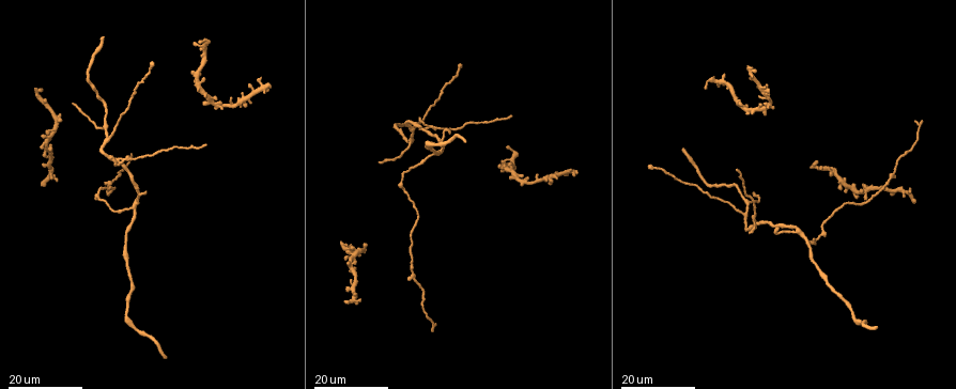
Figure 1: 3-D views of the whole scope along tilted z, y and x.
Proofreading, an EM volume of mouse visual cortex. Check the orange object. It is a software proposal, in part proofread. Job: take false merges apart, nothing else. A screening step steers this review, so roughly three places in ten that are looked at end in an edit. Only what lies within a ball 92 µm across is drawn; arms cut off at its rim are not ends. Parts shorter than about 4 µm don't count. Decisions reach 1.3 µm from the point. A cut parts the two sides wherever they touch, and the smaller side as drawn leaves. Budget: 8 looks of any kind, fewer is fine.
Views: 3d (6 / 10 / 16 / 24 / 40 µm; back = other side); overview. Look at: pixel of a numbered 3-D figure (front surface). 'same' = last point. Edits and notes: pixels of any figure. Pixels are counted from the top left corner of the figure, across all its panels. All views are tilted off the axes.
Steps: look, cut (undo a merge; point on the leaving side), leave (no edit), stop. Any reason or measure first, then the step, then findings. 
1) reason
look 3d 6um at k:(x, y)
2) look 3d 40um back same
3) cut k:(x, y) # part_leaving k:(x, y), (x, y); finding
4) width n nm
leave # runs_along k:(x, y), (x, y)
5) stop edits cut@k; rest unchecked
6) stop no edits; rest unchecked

three arms meet
look 3d 24um at 1:(105, 139)

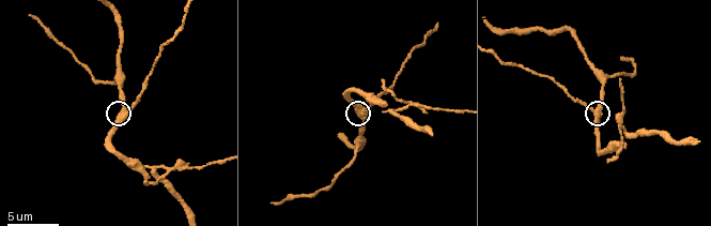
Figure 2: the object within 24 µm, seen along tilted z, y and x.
look 3d 10um at 2:(124, 114)

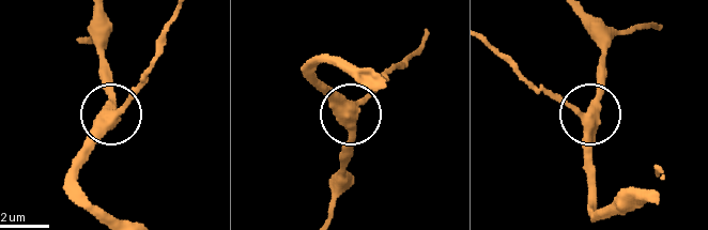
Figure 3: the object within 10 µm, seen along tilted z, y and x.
width 410 nm
leave # runs_along 3:(101, 212), (78, 184), (76, 159), (94, 128), (147, 81); all the same neuron

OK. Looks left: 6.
small branch off a trunk
look 3d 16um at 2:(153, 169)

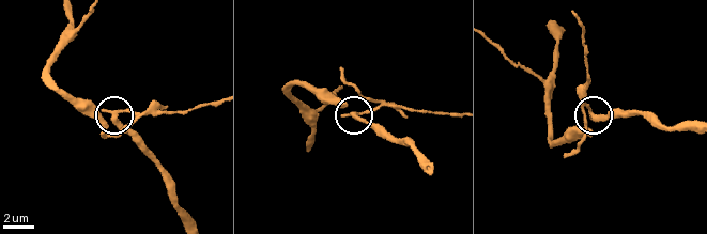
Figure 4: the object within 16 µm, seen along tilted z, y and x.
other side
look 3d 16um back at 4:(357, 113)

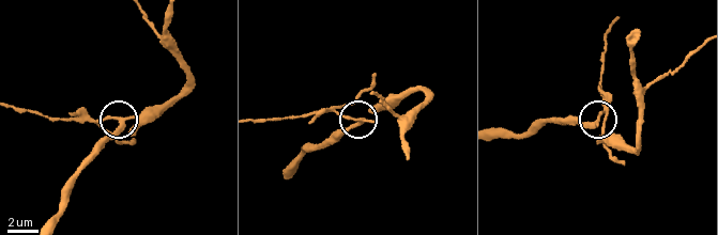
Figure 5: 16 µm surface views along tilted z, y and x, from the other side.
arms 3
cut 5:(98, 120) # part_leaving 5:(120, 118), (51, 121), (17, 112); two neurons meet here

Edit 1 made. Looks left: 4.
look overview

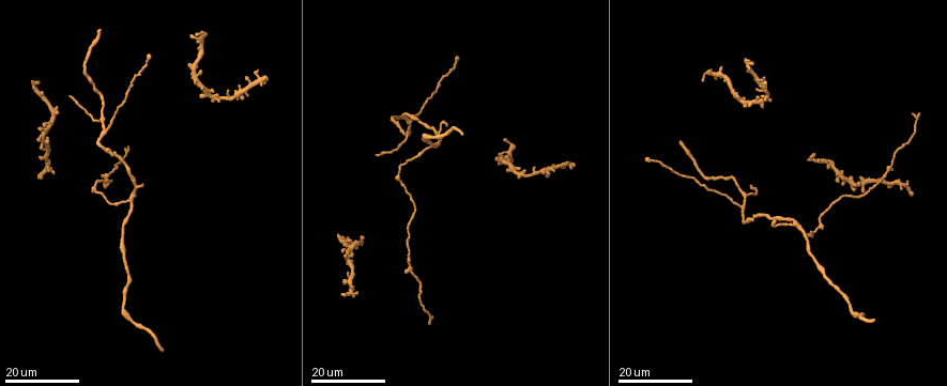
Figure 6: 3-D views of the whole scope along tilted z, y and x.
three arms meet
look 3d 24um at 6:(439, 141)

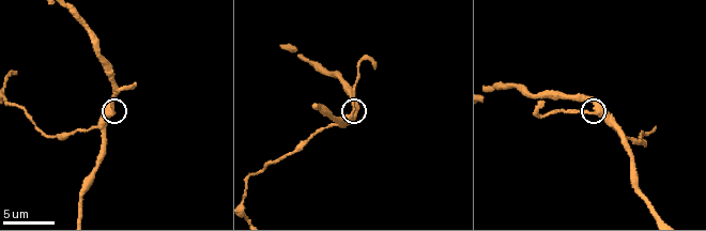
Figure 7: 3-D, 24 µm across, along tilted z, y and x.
look 3d 10um at 7:(352, 117)

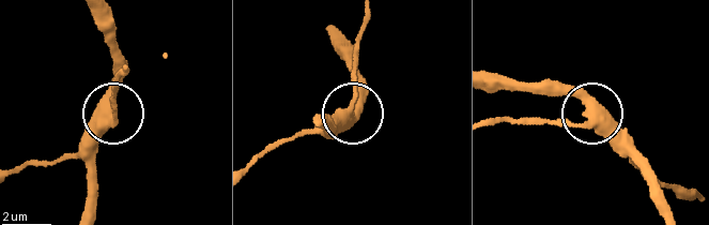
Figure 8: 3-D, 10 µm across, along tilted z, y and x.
width 370 nm
cut 8:(114, 103) # part_leaving 8:(110, 118), (117, 114), (116, 79), (127, 70); a second neuron is stuck on

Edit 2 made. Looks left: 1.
four-way junction
look 3d 10um at 2:(117, 77)

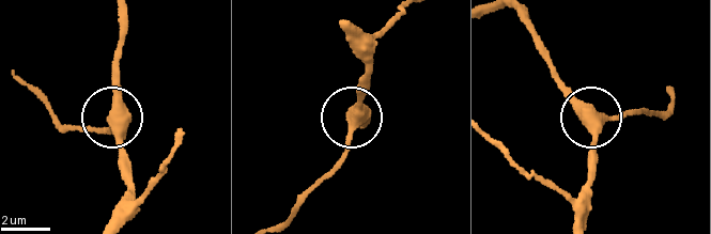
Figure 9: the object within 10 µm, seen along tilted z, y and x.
side_arm 15 um; arms 4
leave # continuous, no second neuron

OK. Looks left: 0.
stop edits cut@5, cut@8; rest unchecked

